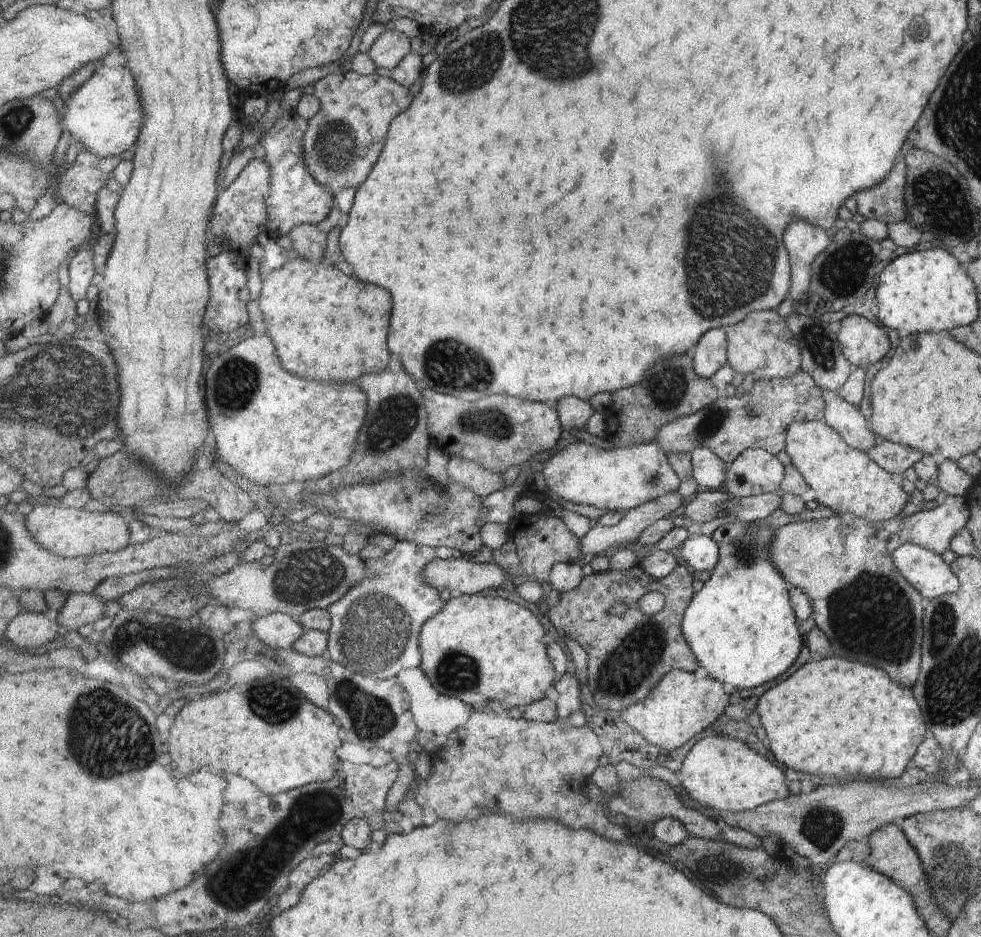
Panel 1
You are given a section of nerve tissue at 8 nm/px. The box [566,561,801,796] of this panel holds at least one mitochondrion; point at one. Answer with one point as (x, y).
(639, 653)

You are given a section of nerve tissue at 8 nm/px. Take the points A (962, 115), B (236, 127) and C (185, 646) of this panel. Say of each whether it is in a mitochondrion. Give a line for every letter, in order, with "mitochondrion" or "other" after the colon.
A: mitochondrion
B: other
C: mitochondrion

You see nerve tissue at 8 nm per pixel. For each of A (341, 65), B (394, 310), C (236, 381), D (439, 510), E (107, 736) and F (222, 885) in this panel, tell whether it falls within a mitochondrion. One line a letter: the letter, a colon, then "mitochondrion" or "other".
A: other
B: other
C: mitochondrion
D: other
E: mitochondrion
F: mitochondrion

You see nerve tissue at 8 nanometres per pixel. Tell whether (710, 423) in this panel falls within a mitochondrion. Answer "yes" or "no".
yes

